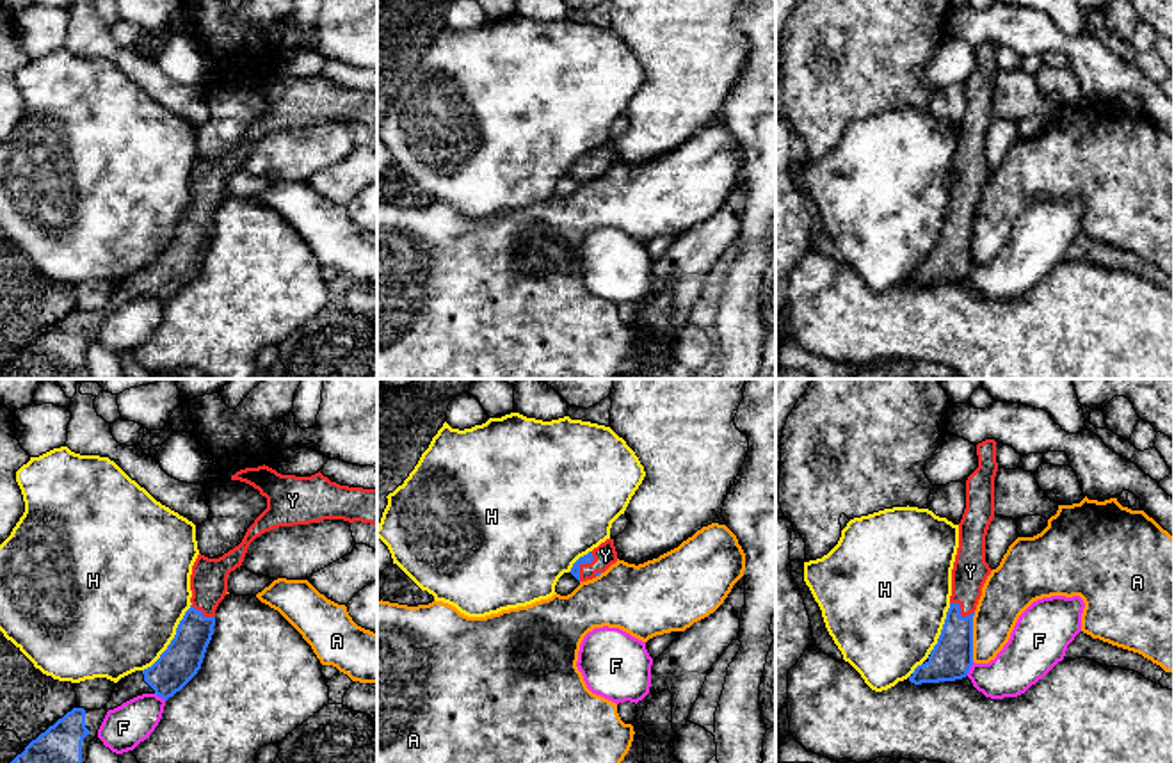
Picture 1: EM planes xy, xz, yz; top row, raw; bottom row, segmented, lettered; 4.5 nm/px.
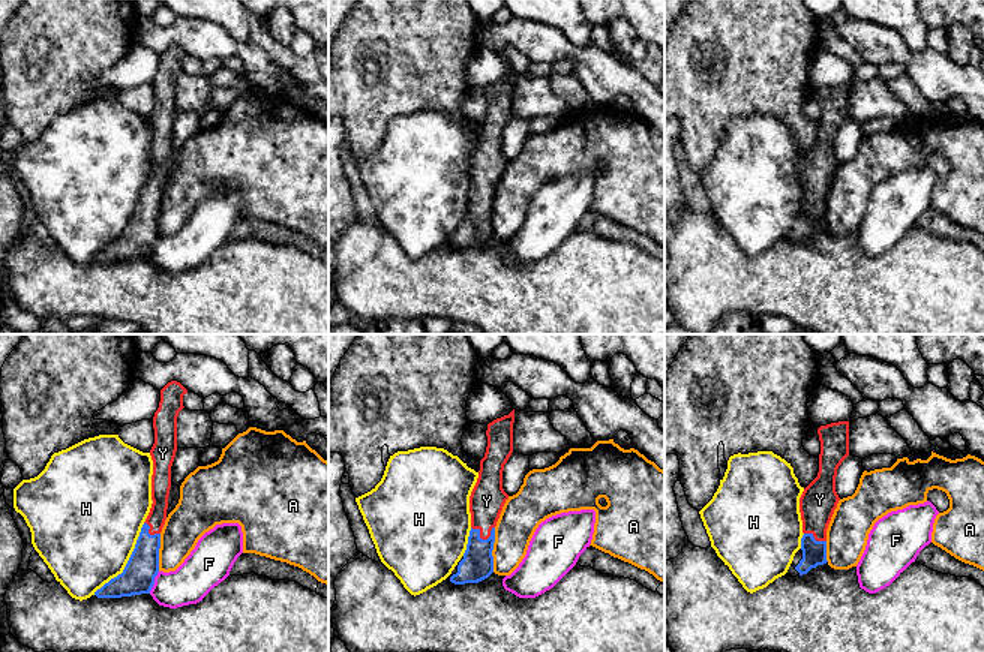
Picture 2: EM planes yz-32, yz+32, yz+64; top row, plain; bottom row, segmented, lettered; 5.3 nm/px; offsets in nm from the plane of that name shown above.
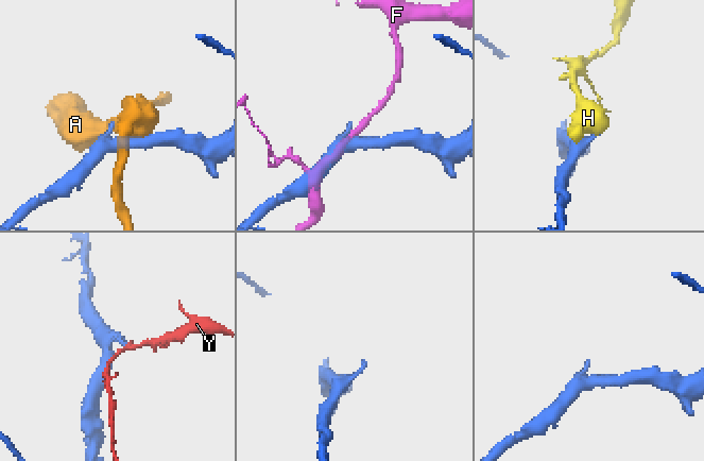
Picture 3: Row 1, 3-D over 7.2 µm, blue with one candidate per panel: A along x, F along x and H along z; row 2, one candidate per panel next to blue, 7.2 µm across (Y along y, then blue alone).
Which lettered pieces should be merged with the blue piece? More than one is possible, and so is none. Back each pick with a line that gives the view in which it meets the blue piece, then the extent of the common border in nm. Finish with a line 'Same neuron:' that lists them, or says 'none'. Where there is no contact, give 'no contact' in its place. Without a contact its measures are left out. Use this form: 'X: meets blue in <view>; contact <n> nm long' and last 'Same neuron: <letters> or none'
Y: meets blue in xz; contact 150 nm long
Same neuron: Y

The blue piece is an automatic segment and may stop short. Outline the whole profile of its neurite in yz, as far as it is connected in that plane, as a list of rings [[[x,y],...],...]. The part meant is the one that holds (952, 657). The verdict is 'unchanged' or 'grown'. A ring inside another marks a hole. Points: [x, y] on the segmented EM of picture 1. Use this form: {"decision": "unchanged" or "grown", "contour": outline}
{"decision": "grown", "contour": [[[996,441],[978,443],[977,455],[978,468],[966,480],[950,608],[929,660],[909,676],[914,685],[962,679],[973,665],[973,615],[993,571],[985,562],[985,535],[994,518]]]}

